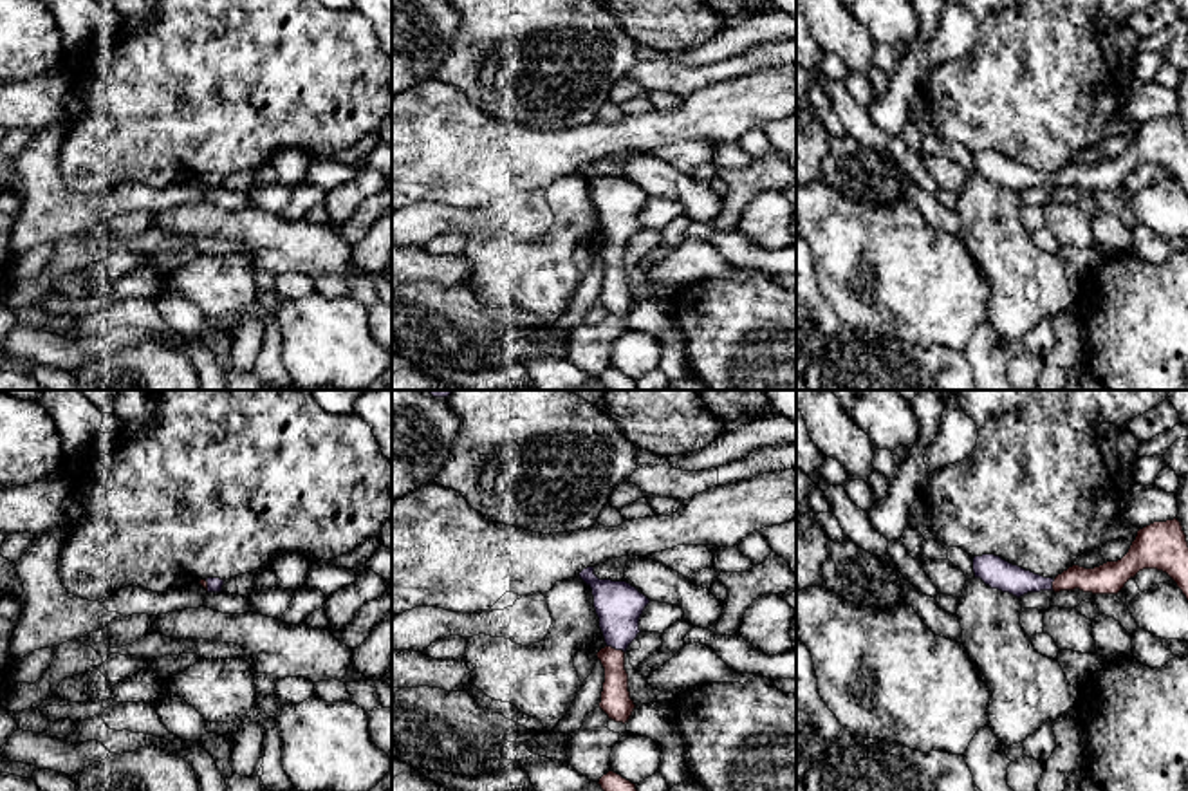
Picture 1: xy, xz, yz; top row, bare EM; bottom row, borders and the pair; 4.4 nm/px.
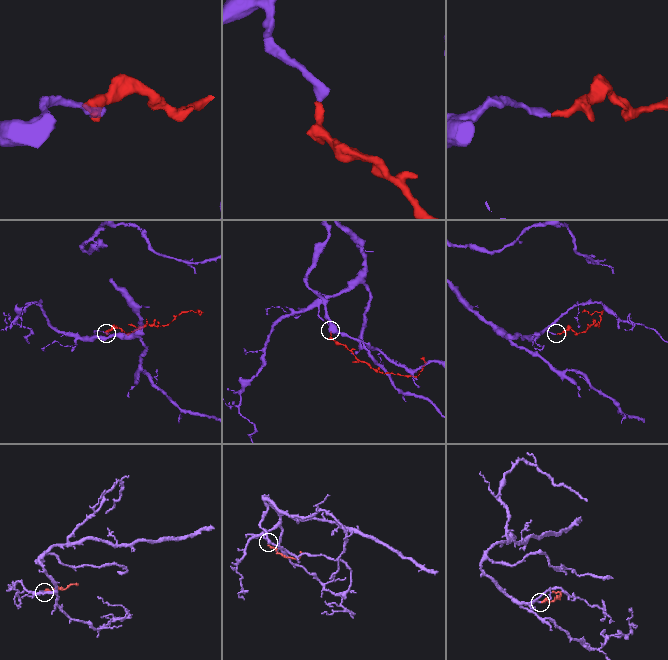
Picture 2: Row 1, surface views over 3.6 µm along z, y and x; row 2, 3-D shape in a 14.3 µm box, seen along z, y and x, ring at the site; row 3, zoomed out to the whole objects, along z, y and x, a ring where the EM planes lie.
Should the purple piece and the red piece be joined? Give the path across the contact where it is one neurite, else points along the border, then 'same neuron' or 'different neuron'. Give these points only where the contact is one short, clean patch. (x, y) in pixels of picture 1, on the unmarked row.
across xz (618, 201), (616, 244), (616, 298) | same neuron

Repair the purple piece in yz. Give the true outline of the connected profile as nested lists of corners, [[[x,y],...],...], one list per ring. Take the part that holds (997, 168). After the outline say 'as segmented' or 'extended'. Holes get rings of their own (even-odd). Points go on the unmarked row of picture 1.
[[[1177,114],[1154,117],[1139,125],[1121,155],[1094,164],[1072,161],[1054,175],[1026,166],[995,150],[973,154],[975,173],[1016,193],[1027,188],[1074,184],[1092,190],[1118,190],[1143,164],[1166,168],[1188,195],[1188,137]]]; extended

